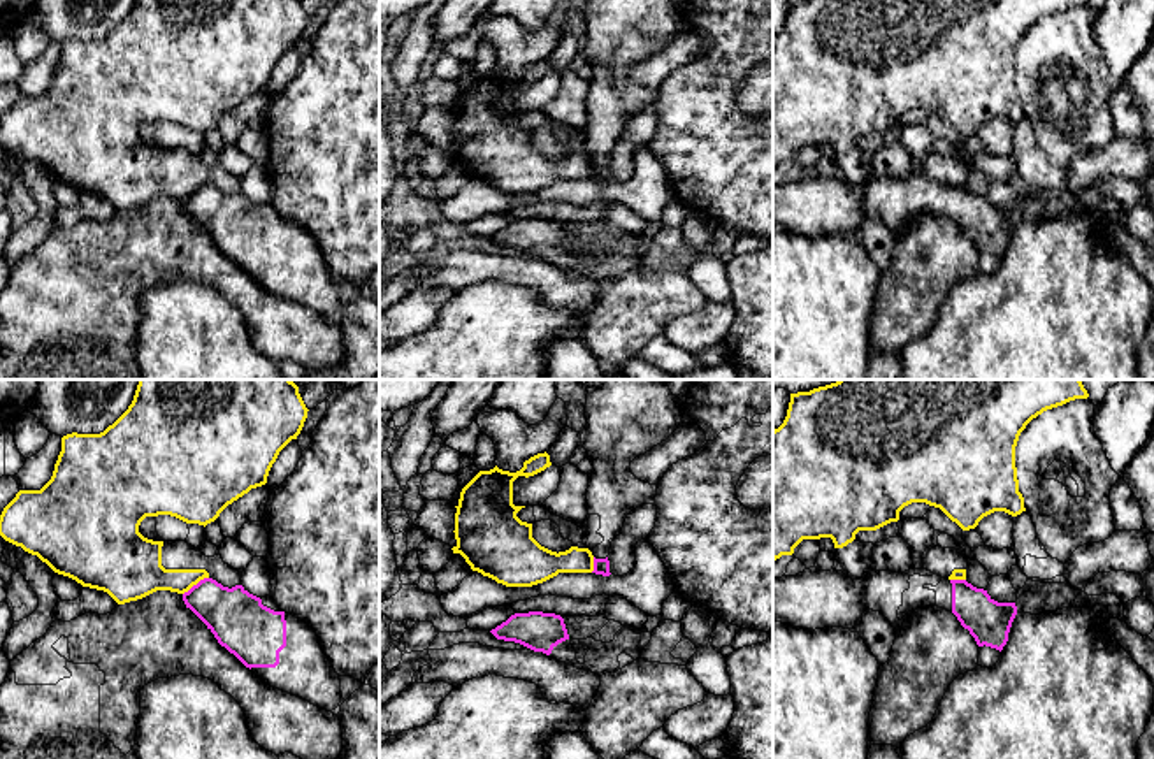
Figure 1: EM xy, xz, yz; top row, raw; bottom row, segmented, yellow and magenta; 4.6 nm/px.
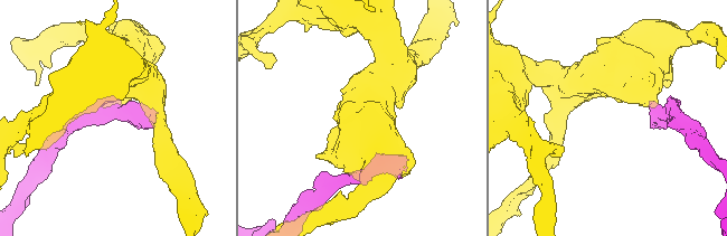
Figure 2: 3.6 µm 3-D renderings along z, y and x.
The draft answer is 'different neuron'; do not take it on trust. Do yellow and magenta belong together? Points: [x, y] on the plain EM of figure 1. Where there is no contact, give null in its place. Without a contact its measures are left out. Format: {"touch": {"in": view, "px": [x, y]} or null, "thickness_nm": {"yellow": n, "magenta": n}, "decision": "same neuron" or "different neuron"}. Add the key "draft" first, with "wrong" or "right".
{"draft": "right", "touch": {"in": "xy", "px": [195, 190]}, "thickness_nm": {"yellow": 190, "magenta": 260}, "decision": "different neuron"}

